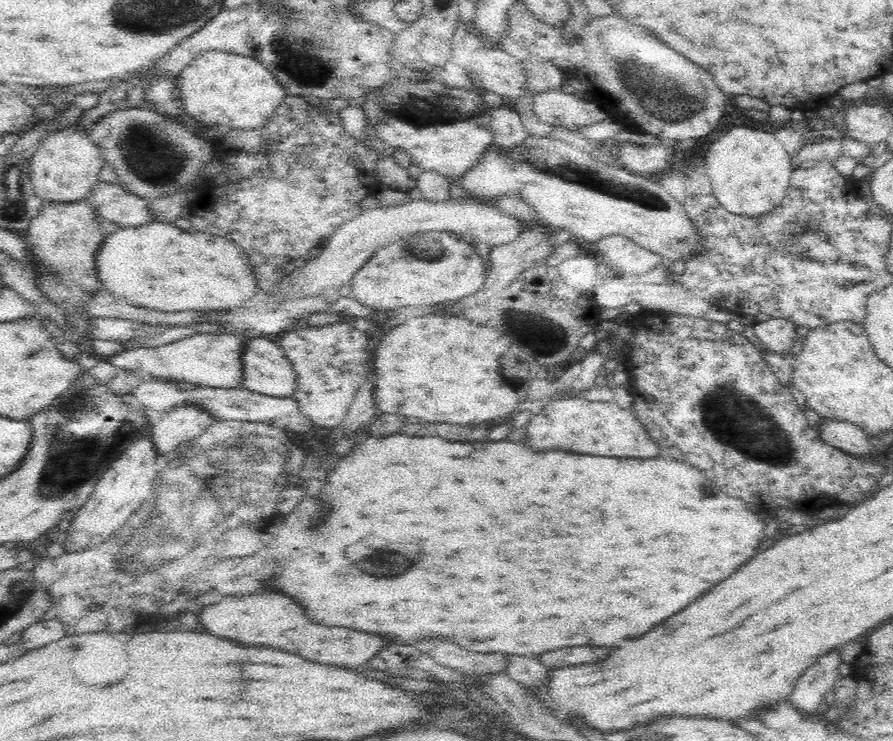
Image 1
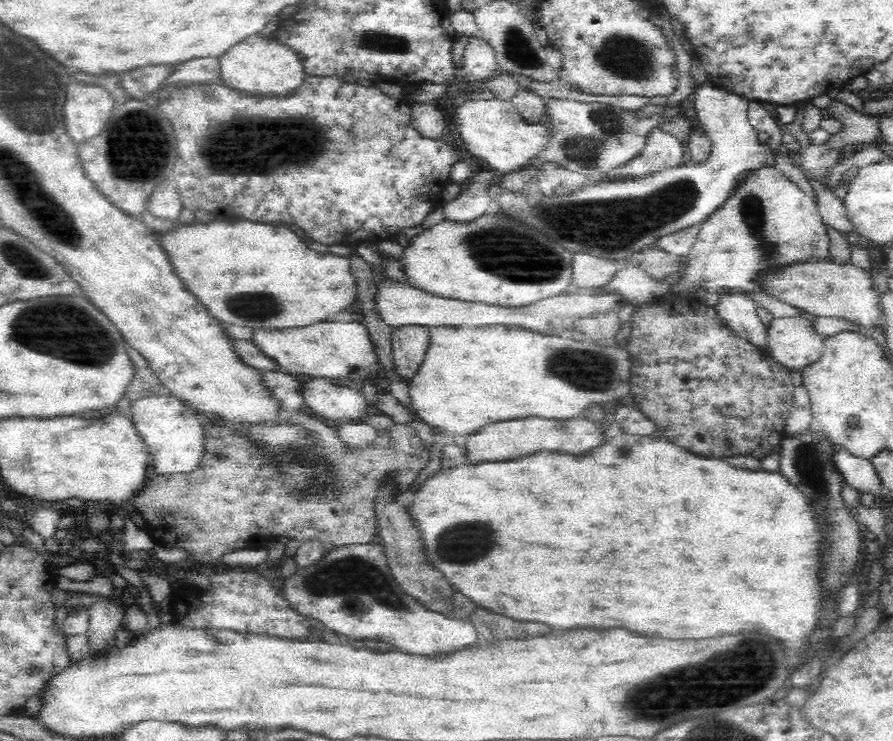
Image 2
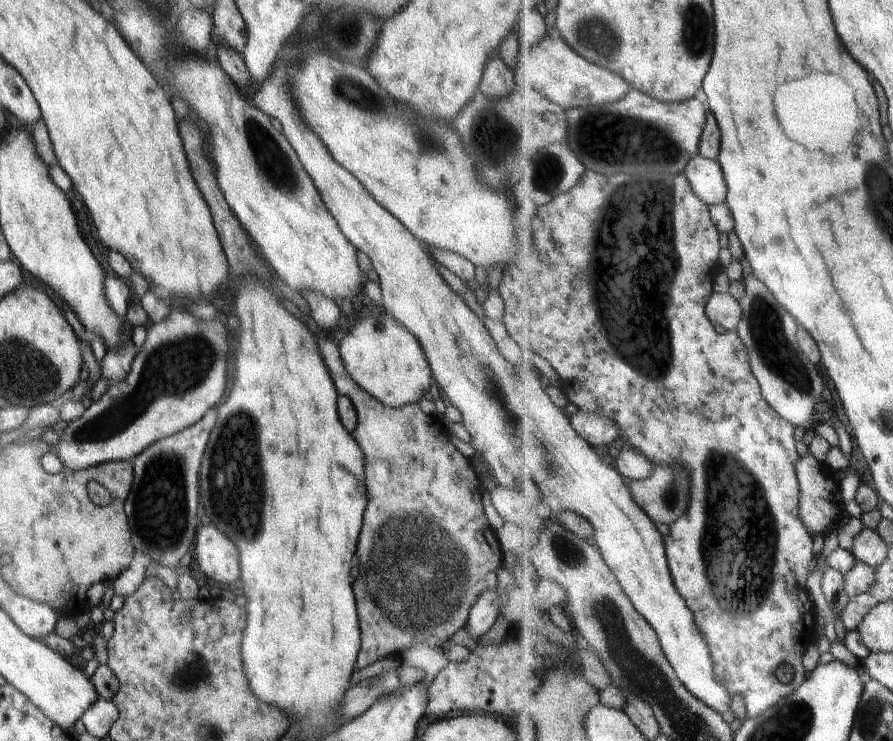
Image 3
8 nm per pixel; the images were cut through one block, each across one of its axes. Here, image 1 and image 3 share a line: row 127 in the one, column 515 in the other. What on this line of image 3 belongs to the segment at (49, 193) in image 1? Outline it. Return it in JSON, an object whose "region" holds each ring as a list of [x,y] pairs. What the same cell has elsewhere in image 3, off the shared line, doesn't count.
{"region":[[[556,31],[538,44],[523,44],[517,52],[513,73],[517,88],[538,89],[538,92],[567,110],[612,104],[622,100],[633,89],[632,84],[620,74],[602,68],[602,65],[594,64],[594,61],[576,52],[569,45],[569,41]]]}

